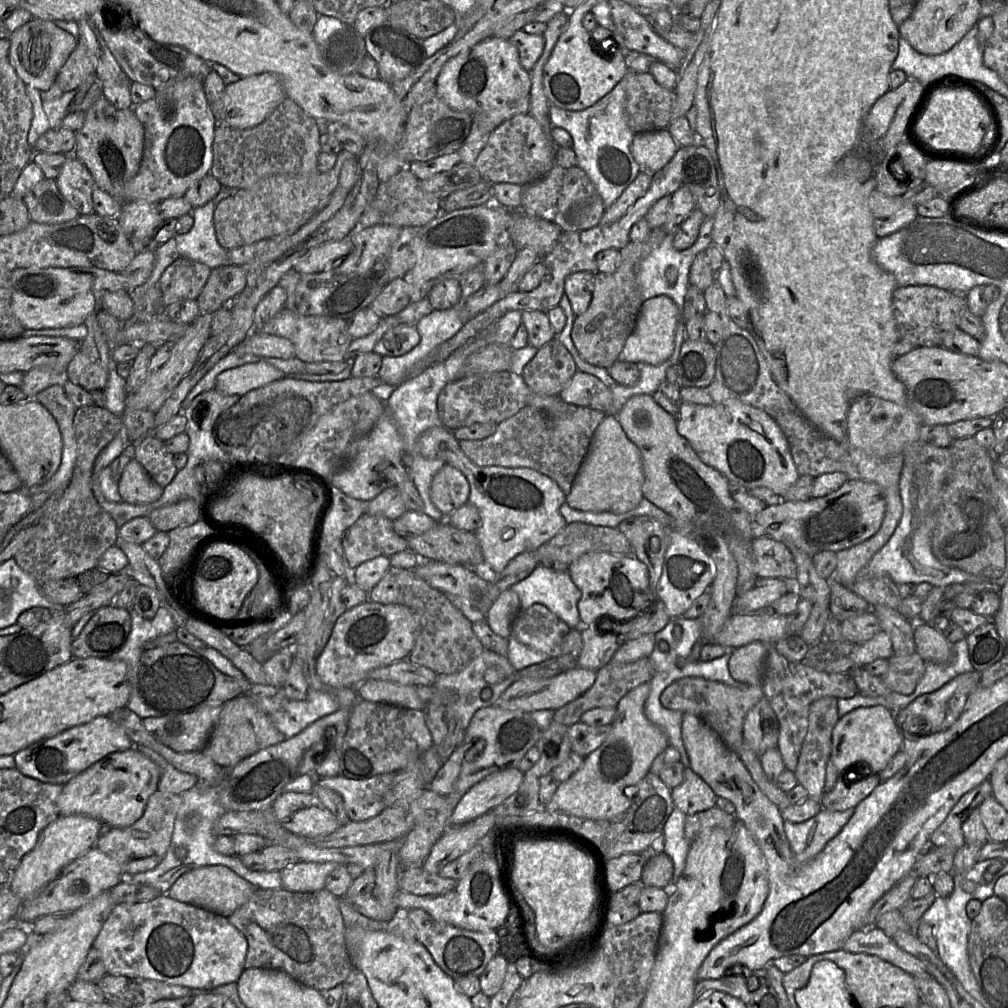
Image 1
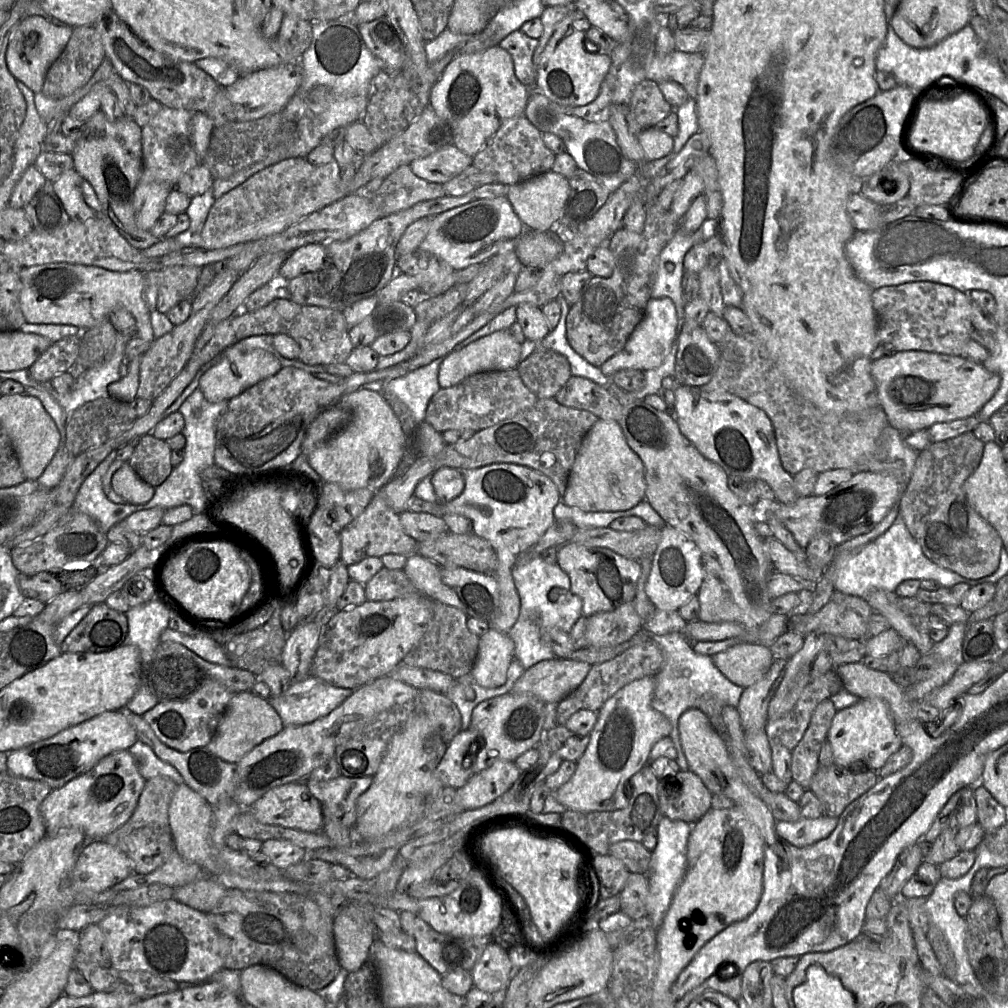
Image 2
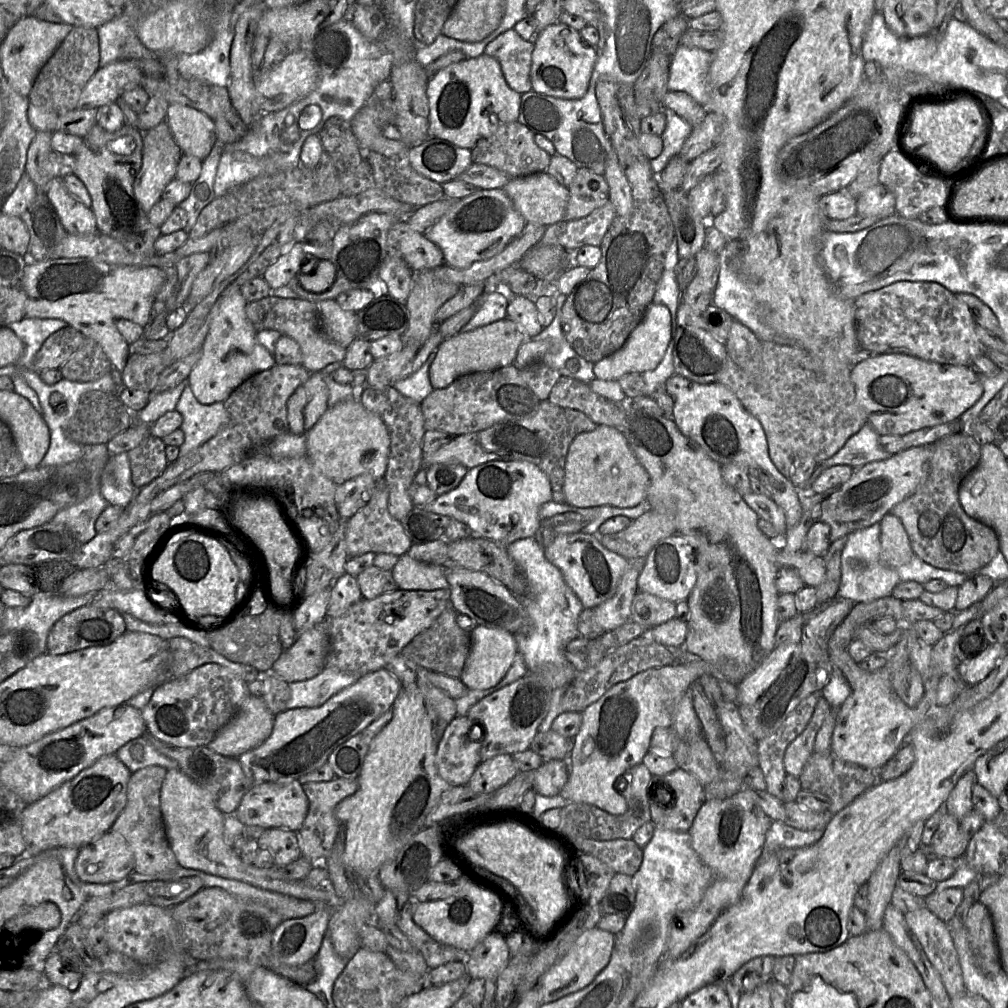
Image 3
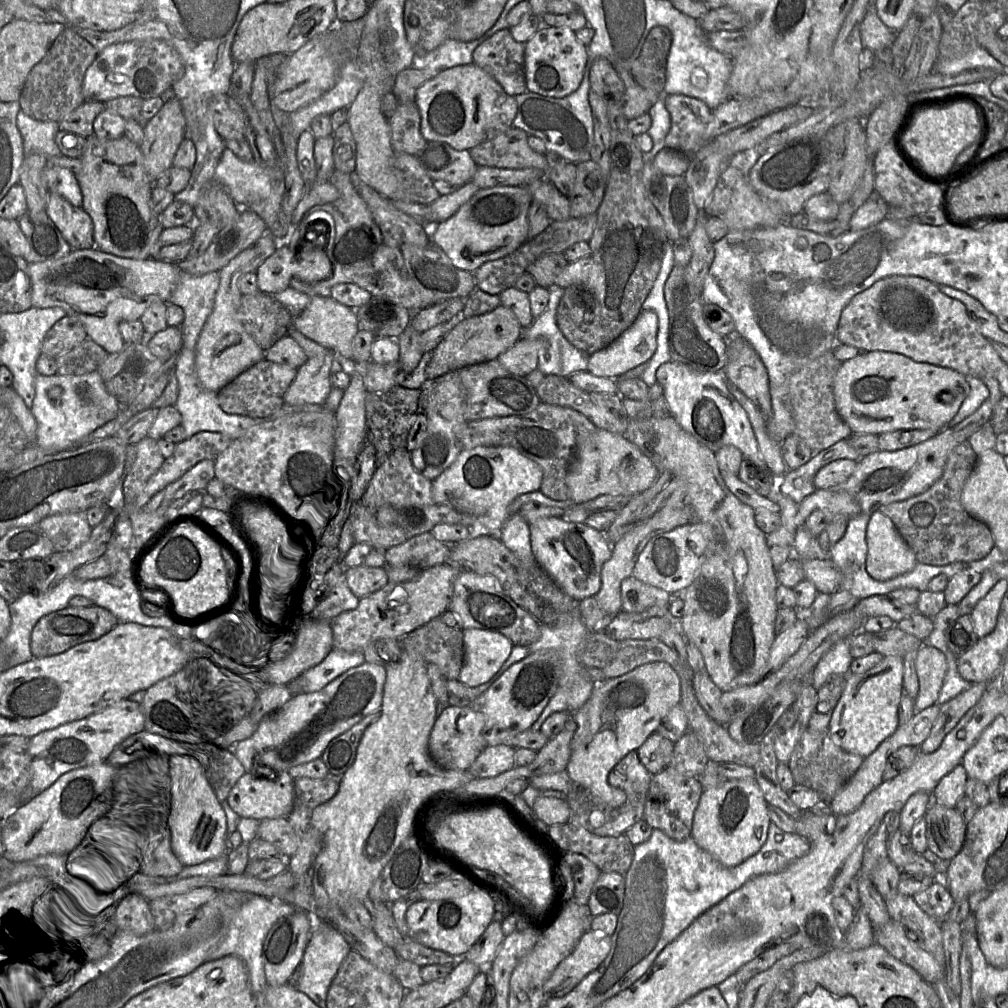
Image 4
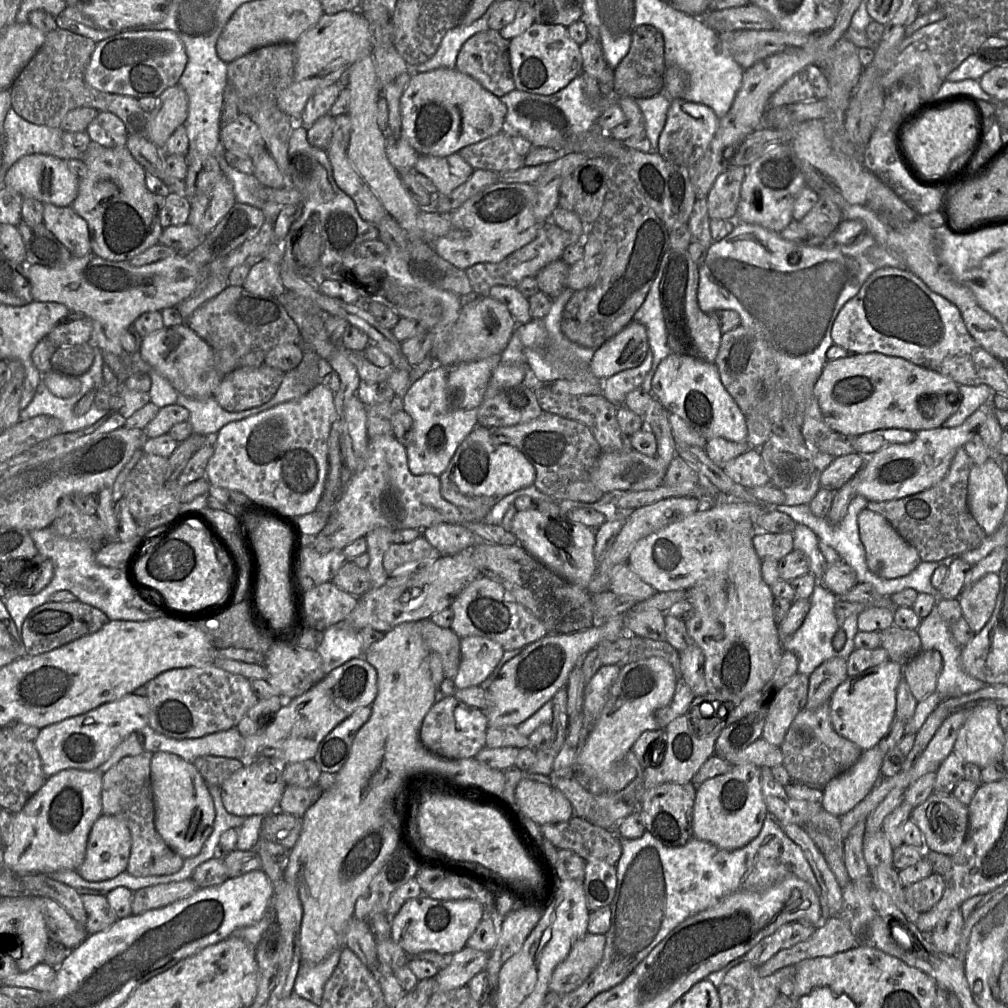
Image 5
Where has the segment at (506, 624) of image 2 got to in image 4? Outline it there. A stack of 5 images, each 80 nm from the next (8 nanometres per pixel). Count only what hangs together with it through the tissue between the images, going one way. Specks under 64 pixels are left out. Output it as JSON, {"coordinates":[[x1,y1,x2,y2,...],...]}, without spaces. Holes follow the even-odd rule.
{"coordinates":[[477,446,462,450,451,466,433,481,432,497,435,504,446,505,476,519,483,527,490,530,490,534,485,536,494,536,500,539,502,527,511,515,509,512,511,503,522,494,539,491,542,478,541,467,515,448]]}

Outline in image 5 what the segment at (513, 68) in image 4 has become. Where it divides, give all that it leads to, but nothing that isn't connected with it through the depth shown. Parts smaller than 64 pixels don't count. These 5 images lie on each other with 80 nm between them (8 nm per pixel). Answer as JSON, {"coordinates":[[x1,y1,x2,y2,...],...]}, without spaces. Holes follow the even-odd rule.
{"coordinates":[[489,29,477,33,463,44,457,56,455,69,471,76,497,97,502,97,516,89,510,63,509,44,510,40,502,37,500,31]]}

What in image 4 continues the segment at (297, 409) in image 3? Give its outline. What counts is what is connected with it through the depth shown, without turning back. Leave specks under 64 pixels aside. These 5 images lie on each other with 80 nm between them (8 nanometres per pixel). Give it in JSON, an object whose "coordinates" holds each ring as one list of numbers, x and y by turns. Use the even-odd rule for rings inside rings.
{"coordinates":[[334,356,308,358,284,395,287,406,323,405,331,392,330,367]]}

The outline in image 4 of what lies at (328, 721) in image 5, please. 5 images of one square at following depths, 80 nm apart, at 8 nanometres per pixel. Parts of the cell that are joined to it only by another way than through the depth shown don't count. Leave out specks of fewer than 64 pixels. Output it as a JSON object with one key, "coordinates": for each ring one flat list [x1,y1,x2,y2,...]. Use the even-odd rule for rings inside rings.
{"coordinates":[[364,662,335,678,323,689,311,693,295,693,290,704,258,726,254,735,231,751,243,772,255,775,256,766,275,771,319,759,328,744,352,728,367,715,380,711,386,680,384,666]]}

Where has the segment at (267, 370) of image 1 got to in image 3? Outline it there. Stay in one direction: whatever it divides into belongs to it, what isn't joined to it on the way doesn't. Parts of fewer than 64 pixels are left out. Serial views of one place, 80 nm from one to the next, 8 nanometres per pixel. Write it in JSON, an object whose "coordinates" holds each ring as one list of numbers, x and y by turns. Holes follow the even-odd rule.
{"coordinates":[[233,282,218,299,217,313,210,321,200,358,187,378,192,392,202,404,224,402,246,379,277,364,273,355,258,341,258,332,246,315,247,304,241,288]]}

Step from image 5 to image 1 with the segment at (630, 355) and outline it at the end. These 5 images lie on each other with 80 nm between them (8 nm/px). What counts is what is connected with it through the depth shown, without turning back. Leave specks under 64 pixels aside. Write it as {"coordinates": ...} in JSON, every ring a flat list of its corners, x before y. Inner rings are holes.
{"coordinates":[[660,295,644,301,635,327,627,338,618,356,618,360,651,365,659,365,667,360,674,349,674,340,679,319,679,309,669,296]]}

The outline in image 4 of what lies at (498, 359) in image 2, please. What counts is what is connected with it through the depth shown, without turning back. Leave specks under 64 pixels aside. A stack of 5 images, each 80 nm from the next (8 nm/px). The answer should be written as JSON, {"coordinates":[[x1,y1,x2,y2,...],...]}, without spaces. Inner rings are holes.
{"coordinates":[[499,305,494,310,469,318,460,316,455,327,433,350,433,357,426,369,428,379,480,364,498,357,513,347,523,337,524,329,510,309]]}

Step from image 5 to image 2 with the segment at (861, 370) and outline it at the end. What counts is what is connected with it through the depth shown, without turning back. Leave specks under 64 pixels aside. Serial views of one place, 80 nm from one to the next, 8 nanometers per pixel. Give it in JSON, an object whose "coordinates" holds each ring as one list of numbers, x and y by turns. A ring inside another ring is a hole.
{"coordinates":[[915,350,894,352,873,360,871,375,875,380,880,407,887,416,888,424,904,434,928,429,936,423,977,415,994,396,1001,381,998,374,989,372,983,364,965,357]]}

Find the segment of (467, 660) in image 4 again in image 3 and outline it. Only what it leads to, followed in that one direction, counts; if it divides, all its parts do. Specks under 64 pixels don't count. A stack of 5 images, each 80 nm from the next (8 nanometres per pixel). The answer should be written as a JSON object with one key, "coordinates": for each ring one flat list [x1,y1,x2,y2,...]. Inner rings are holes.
{"coordinates":[[477,626,470,632,471,648,460,681,468,689,488,689,497,685,507,674,517,650,515,636,507,630]]}

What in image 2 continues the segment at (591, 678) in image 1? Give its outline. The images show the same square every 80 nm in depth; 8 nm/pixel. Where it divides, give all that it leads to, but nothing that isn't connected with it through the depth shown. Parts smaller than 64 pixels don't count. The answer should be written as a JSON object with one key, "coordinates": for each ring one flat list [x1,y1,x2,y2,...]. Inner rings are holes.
{"coordinates":[[569,659,540,661,525,670,510,692,558,704,583,682,590,668,590,664]]}

